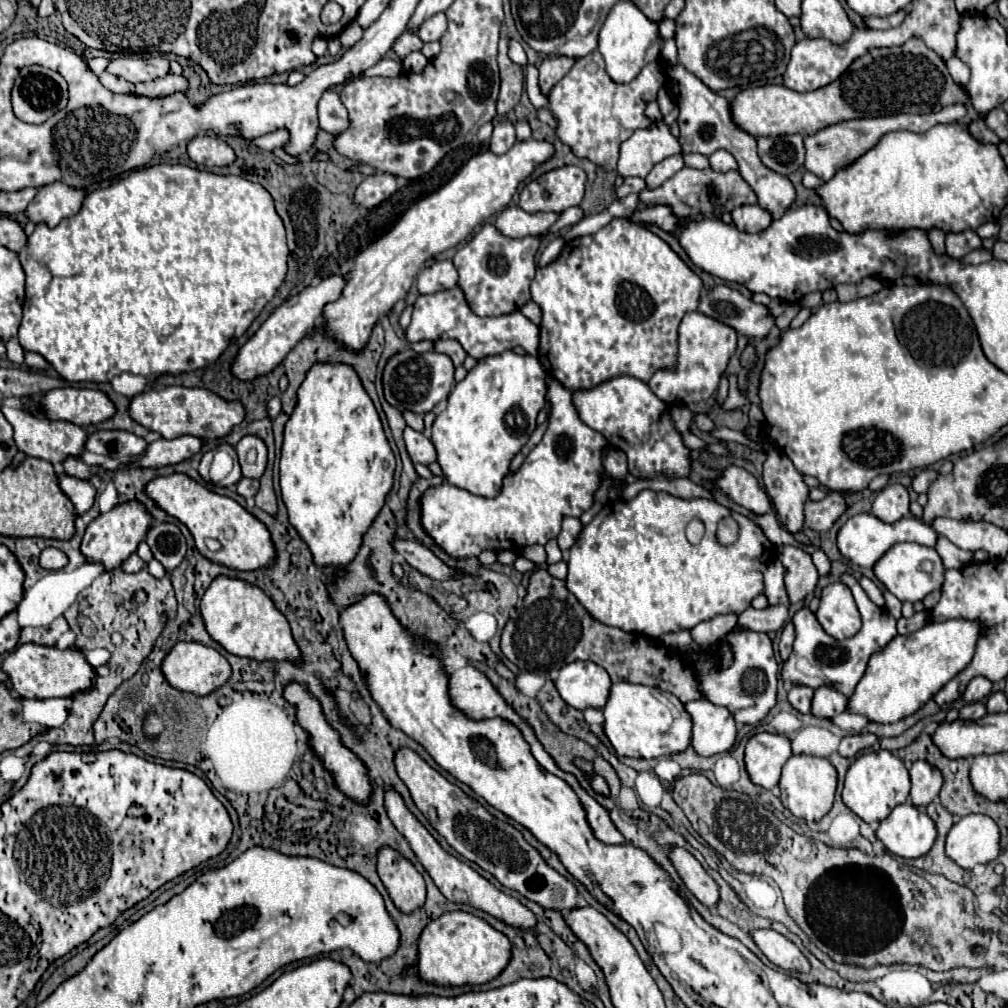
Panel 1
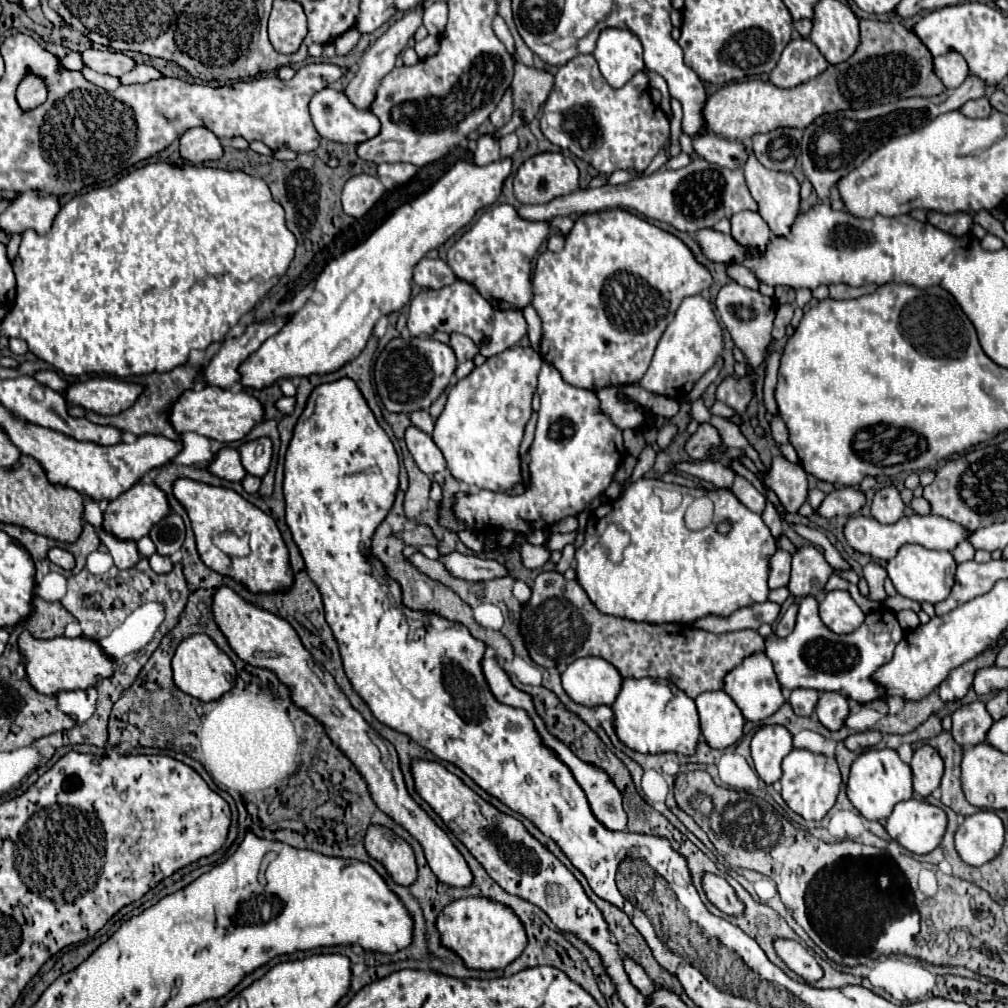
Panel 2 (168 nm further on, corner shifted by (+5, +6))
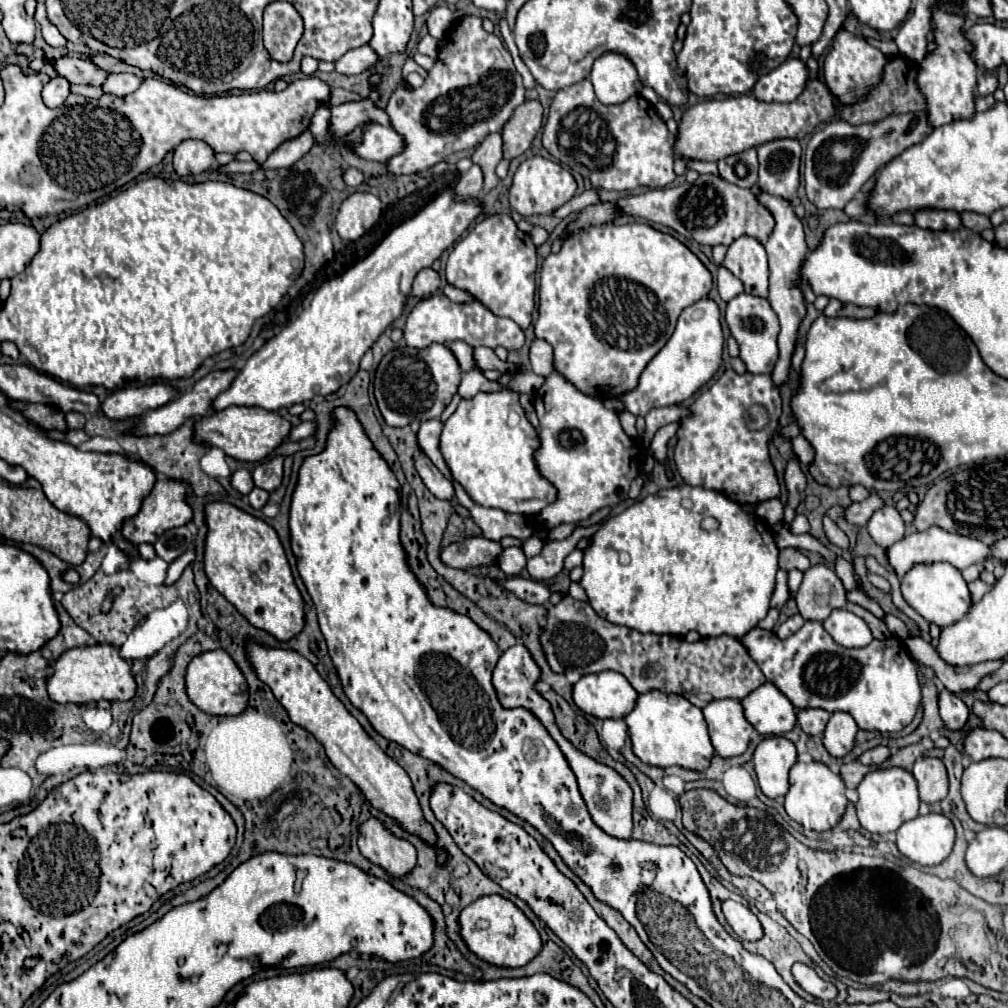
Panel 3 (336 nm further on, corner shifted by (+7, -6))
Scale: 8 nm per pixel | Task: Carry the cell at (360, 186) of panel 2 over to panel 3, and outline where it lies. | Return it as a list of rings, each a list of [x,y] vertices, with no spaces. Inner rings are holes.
[[[370,192],[350,194],[336,216],[336,230],[344,240],[358,240],[366,230],[370,230],[382,212],[382,202]]]

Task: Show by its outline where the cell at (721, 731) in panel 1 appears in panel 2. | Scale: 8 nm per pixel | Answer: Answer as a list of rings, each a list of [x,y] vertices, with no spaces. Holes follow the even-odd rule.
[[[704,692],[696,698],[702,736],[712,748],[724,750],[734,746],[742,738],[744,716],[736,702],[724,692]]]

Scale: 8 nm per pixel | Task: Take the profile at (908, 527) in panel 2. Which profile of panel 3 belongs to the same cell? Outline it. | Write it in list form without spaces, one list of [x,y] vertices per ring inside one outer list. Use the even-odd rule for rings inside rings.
[[[932,526],[932,528],[924,530],[924,532],[914,532],[910,536],[904,536],[900,542],[888,546],[886,548],[886,558],[888,558],[890,566],[894,568],[894,572],[898,576],[904,576],[904,572],[910,570],[918,562],[926,562],[926,564],[948,562],[954,568],[964,570],[970,564],[976,564],[980,560],[986,560],[988,558],[988,550],[990,550],[990,546],[982,544],[976,538],[968,538],[968,536],[962,536],[962,534],[952,534],[952,532],[946,532],[946,530],[938,528],[938,526]]]

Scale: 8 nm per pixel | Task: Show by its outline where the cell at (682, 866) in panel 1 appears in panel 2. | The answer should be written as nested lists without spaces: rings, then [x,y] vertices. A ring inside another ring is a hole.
[[[706,874],[704,876],[704,890],[706,890],[708,900],[724,914],[728,914],[728,916],[742,914],[742,910],[744,910],[742,900],[736,896],[734,888],[724,878],[714,876],[714,874]]]

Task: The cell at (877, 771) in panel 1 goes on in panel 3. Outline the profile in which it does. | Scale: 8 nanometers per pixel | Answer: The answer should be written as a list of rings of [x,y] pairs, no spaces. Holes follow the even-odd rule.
[[[904,768],[872,770],[862,778],[862,782],[858,786],[856,814],[858,814],[862,828],[868,830],[870,834],[896,832],[902,822],[918,816],[918,806],[920,806],[920,798],[918,798],[918,790],[916,790],[916,780]]]

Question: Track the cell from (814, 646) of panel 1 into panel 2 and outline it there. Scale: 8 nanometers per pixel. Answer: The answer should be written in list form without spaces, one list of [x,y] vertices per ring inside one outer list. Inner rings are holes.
[[[808,596],[800,602],[800,612],[794,630],[786,638],[778,638],[774,633],[765,638],[765,653],[778,676],[778,682],[788,688],[814,688],[818,692],[838,692],[858,704],[868,704],[874,700],[886,700],[886,690],[882,684],[874,682],[872,676],[894,656],[894,646],[904,638],[896,614],[888,608],[874,610],[866,616],[864,624],[850,634],[834,634],[818,616],[818,602]]]

